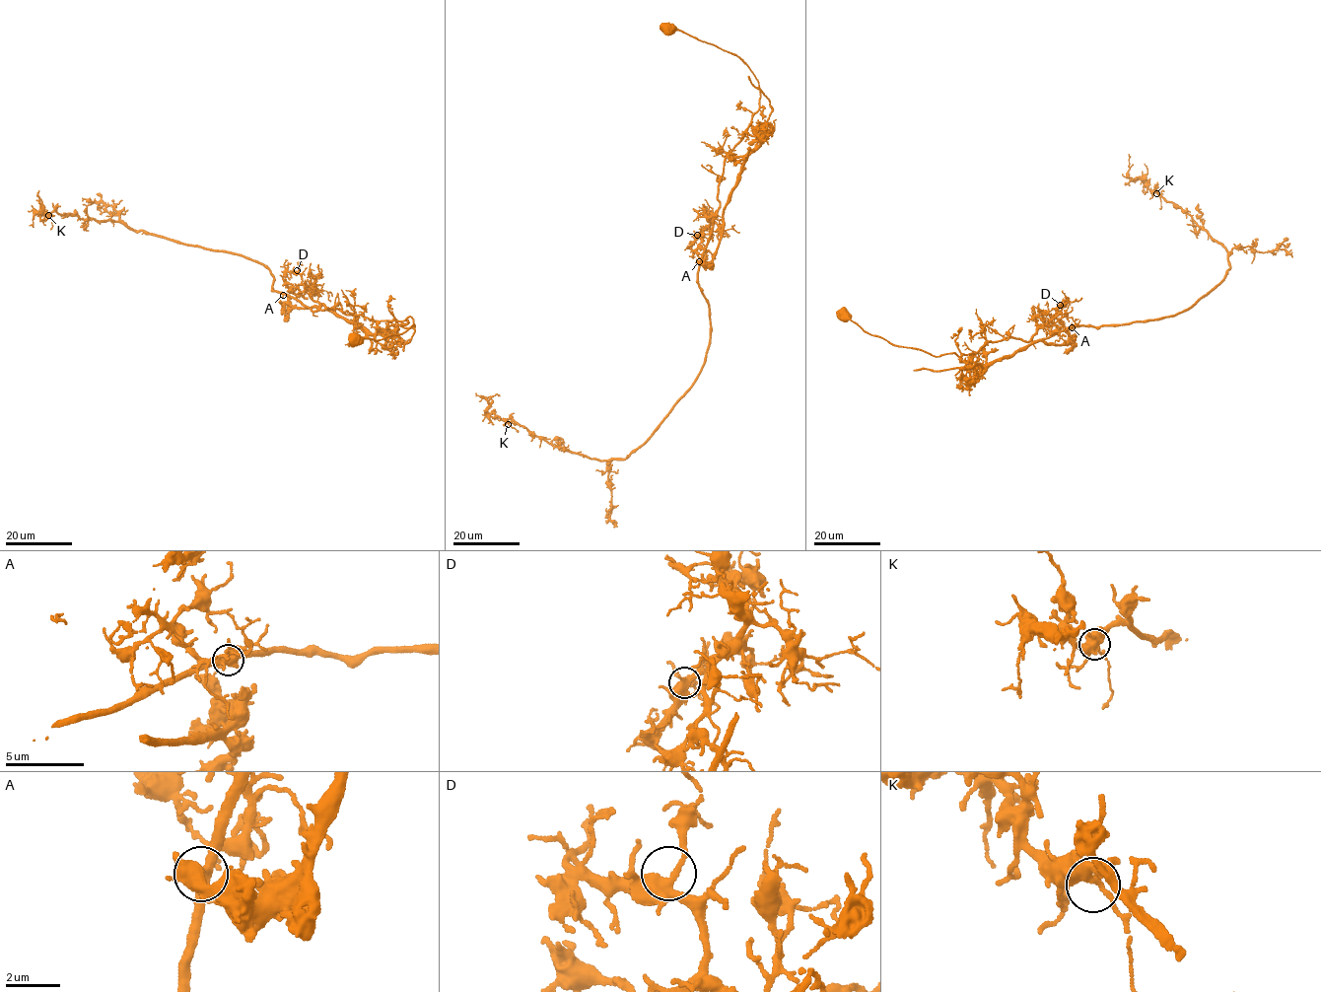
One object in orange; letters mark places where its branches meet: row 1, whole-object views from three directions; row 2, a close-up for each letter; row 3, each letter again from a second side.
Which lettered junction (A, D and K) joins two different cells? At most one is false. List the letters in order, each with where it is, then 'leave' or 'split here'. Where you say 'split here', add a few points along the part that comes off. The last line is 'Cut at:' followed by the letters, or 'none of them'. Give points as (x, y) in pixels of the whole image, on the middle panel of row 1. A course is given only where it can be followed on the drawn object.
A: place (699, 261); split here; course (699, 261), (712, 259), (728, 196), (744, 157), (753, 149), (772, 109), (769, 99), (748, 76)
D: place (697, 235); leave
K: place (508, 424); leave
Cut at: A

